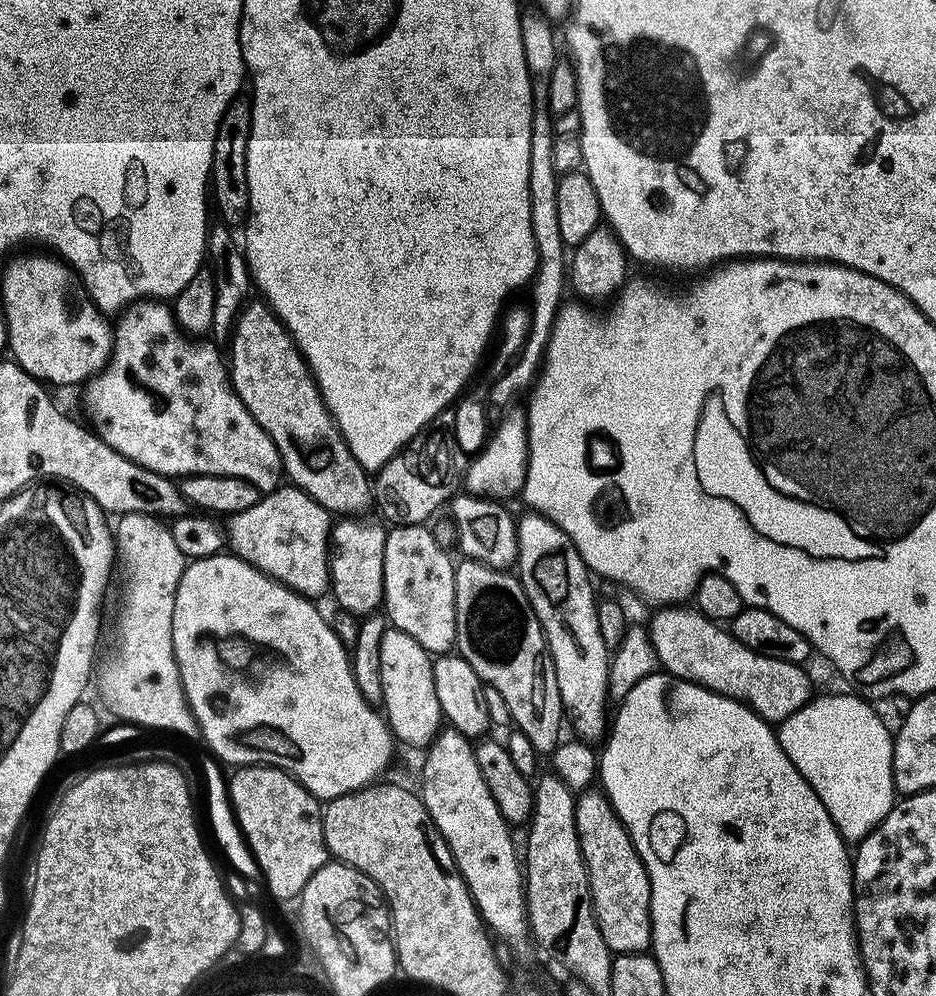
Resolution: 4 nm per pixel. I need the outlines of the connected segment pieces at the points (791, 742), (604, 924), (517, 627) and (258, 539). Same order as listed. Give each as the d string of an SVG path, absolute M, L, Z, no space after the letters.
M820 696L803 704L778 726L786 758L822 798L826 814L846 842L865 840L890 814L898 793L892 769L893 733L864 700L856 696Z
M589 790L579 793L575 799L577 834L602 938L616 954L644 952L652 942L652 891L646 866L603 791Z
M472 559L461 561L456 564L454 578L455 651L474 666L474 674L478 674L480 680L502 694L515 731L530 738L536 753L551 754L561 743L560 727L563 724L565 727L566 713L538 614L534 614L530 606L530 598L520 584L519 575Z
M281 486L261 495L250 510L228 516L226 522L226 544L231 555L240 556L301 596L317 598L329 591L330 533L334 520L310 494L295 486Z

